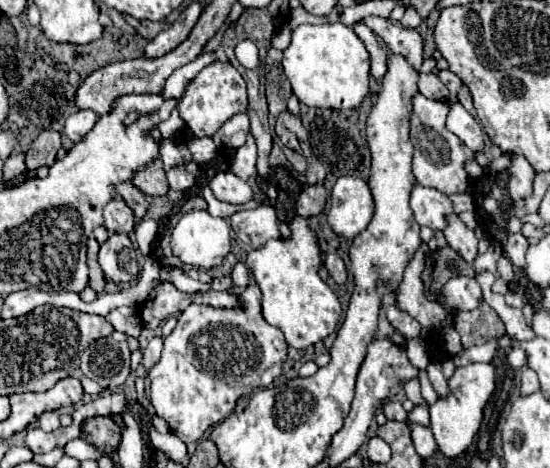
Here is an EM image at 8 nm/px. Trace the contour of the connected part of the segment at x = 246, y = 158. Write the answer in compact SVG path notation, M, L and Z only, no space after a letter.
M249 135L247 143L235 151L235 159L231 163L231 171L237 177L241 177L243 181L253 181L257 177L255 159L257 159L257 147L255 147L255 139Z

